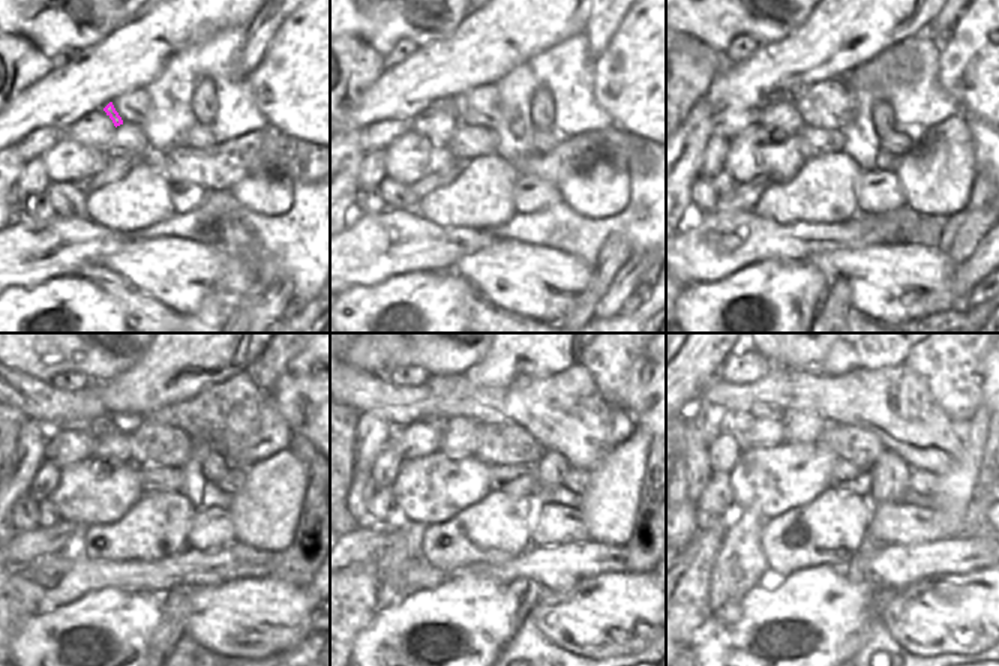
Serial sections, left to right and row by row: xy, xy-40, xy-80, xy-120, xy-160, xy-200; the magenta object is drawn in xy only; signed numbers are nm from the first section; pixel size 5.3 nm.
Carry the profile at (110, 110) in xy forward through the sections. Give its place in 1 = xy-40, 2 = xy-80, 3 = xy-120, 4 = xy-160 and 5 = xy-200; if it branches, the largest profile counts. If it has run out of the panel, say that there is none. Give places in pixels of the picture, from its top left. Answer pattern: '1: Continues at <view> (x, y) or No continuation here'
1: Continues at xy-40 (447, 105)
2: Continues at xy-80 (777, 96)
3: Continues at xy-120 (104, 425)
4: Continues at xy-160 (440, 422)
5: Continues at xy-200 (759, 410).

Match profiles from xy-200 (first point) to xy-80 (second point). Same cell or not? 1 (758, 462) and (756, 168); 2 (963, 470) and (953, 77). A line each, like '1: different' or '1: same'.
1: same
2: different

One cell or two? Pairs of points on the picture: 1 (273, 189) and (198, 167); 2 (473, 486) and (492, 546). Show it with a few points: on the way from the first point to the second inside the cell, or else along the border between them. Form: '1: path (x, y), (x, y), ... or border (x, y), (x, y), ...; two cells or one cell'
1: border (278, 173), (249, 174), (228, 189); two cells
2: border (491, 491), (447, 521); two cells

